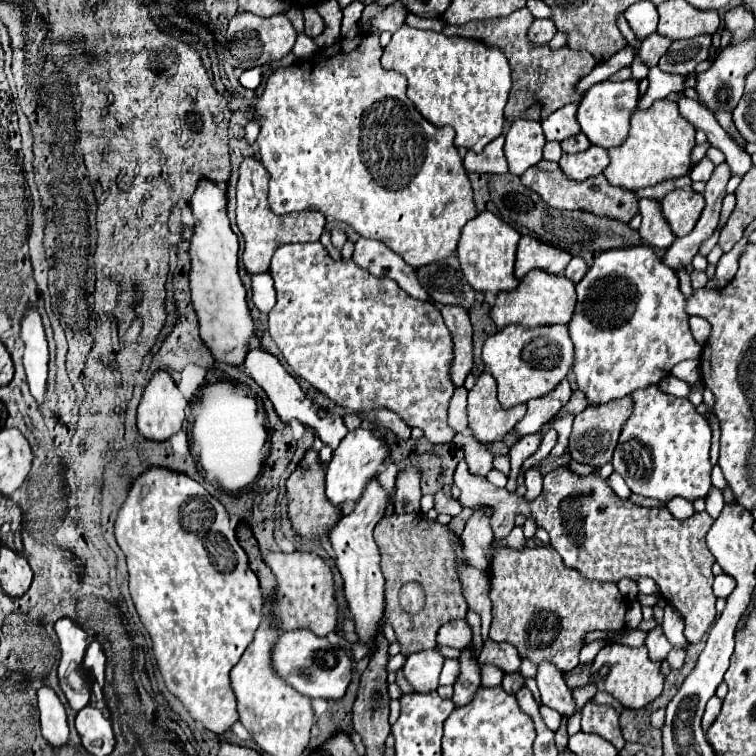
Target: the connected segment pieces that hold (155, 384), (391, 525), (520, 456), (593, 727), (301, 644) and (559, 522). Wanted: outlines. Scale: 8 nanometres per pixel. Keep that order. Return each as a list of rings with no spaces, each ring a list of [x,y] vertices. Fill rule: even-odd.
[[[155,371],[143,389],[137,409],[139,433],[153,441],[165,441],[185,423],[187,401],[169,371]]]
[[[423,513],[383,517],[375,525],[373,533],[375,543],[381,551],[381,569],[385,575],[385,599],[387,599],[385,621],[395,629],[397,643],[401,645],[401,655],[409,657],[413,653],[433,649],[437,645],[435,637],[439,627],[455,619],[465,619],[467,615],[467,603],[461,595],[461,585],[455,573],[455,557],[463,559],[459,541],[451,539],[447,525],[429,521]],[[409,579],[417,579],[427,593],[425,607],[415,615],[403,611],[397,597],[399,589]]]
[[[539,432],[526,435],[510,449],[511,470],[506,488],[511,492],[517,489],[517,477],[520,475],[523,462],[537,451],[541,440],[542,436]]]
[[[587,701],[587,705],[583,707],[581,729],[587,731],[587,733],[601,735],[609,743],[613,743],[617,747],[617,751],[621,751],[623,745],[625,745],[625,739],[621,735],[617,719],[619,719],[619,713],[613,707],[609,707],[609,705],[595,705],[595,703]]]
[[[307,629],[283,631],[277,637],[277,643],[271,653],[273,671],[293,689],[307,697],[323,697],[323,699],[341,699],[351,681],[351,659],[341,649],[331,645],[325,637],[317,637]]]
[[[459,461],[453,483],[461,489],[461,505],[491,505],[494,508],[490,525],[495,539],[503,539],[511,533],[517,513],[533,515],[537,525],[547,529],[551,545],[561,555],[563,563],[579,571],[587,581],[617,583],[625,577],[651,577],[657,583],[661,597],[683,617],[689,643],[699,643],[715,621],[717,597],[711,589],[711,565],[715,559],[705,545],[705,535],[713,525],[713,517],[707,511],[695,511],[689,519],[679,521],[665,507],[647,509],[617,497],[607,479],[597,473],[577,475],[569,467],[549,471],[545,475],[545,489],[533,503],[491,485],[485,477],[475,477],[469,473],[465,461]]]

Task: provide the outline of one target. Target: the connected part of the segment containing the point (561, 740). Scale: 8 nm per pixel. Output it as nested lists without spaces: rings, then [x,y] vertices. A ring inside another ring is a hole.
[[[563,715],[563,719],[561,719],[561,727],[559,727],[557,733],[555,733],[555,741],[557,741],[557,749],[559,749],[559,751],[567,749],[567,717],[565,717],[565,715]]]

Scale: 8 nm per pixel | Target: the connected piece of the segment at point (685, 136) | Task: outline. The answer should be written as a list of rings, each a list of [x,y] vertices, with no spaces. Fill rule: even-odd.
[[[659,99],[649,109],[635,111],[631,115],[631,127],[623,141],[623,145],[611,147],[609,153],[609,165],[603,169],[605,179],[623,189],[641,189],[651,187],[667,179],[683,177],[689,171],[689,155],[695,147],[695,129],[679,117],[679,109],[675,101]]]

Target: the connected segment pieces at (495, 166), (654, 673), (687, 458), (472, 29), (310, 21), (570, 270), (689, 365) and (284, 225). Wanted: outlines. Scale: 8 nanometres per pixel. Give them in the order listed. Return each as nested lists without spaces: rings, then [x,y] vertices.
[[[503,135],[491,141],[491,145],[485,145],[481,153],[467,151],[465,169],[469,173],[507,173],[507,159],[503,153]]]
[[[609,645],[609,647],[603,647],[593,665],[591,665],[591,683],[597,685],[599,691],[605,691],[609,695],[613,695],[623,707],[627,709],[641,709],[645,707],[647,703],[651,703],[663,689],[663,675],[659,671],[661,663],[653,663],[647,655],[647,647],[629,647],[629,645]]]
[[[657,385],[635,389],[631,399],[633,413],[623,425],[611,461],[615,471],[633,493],[643,497],[659,501],[669,501],[677,495],[689,501],[705,497],[711,487],[711,427],[707,419],[695,411],[689,399],[663,393]]]
[[[527,7],[515,9],[511,15],[497,17],[497,19],[485,19],[485,21],[469,21],[467,25],[449,25],[445,23],[443,33],[445,35],[461,35],[461,37],[473,37],[483,39],[485,43],[499,47],[505,57],[509,59],[513,87],[509,93],[505,117],[507,121],[515,121],[519,117],[541,121],[543,117],[551,115],[555,109],[561,109],[567,103],[579,103],[579,97],[573,89],[575,83],[589,75],[591,69],[597,65],[595,57],[587,51],[573,51],[567,47],[557,49],[557,55],[551,55],[547,45],[531,45],[525,35],[525,27],[529,27],[535,21],[533,13]]]
[[[305,7],[303,13],[305,13],[305,33],[311,37],[317,37],[323,31],[321,15],[317,13],[315,7]]]
[[[573,257],[571,263],[563,271],[563,275],[567,279],[571,279],[573,283],[579,283],[585,277],[585,273],[587,273],[587,265],[585,265],[585,261],[581,257]]]
[[[691,359],[691,361],[681,361],[679,365],[675,365],[675,369],[671,369],[671,373],[687,383],[697,383],[701,379],[701,365],[697,359]]]
[[[245,157],[241,161],[239,181],[237,181],[237,227],[243,233],[243,241],[245,241],[243,263],[249,273],[267,271],[273,251],[279,245],[297,243],[297,241],[301,241],[301,243],[303,241],[319,241],[323,227],[325,227],[325,217],[315,211],[289,213],[283,217],[271,213],[271,209],[267,205],[267,181],[269,181],[269,173],[257,157]]]

